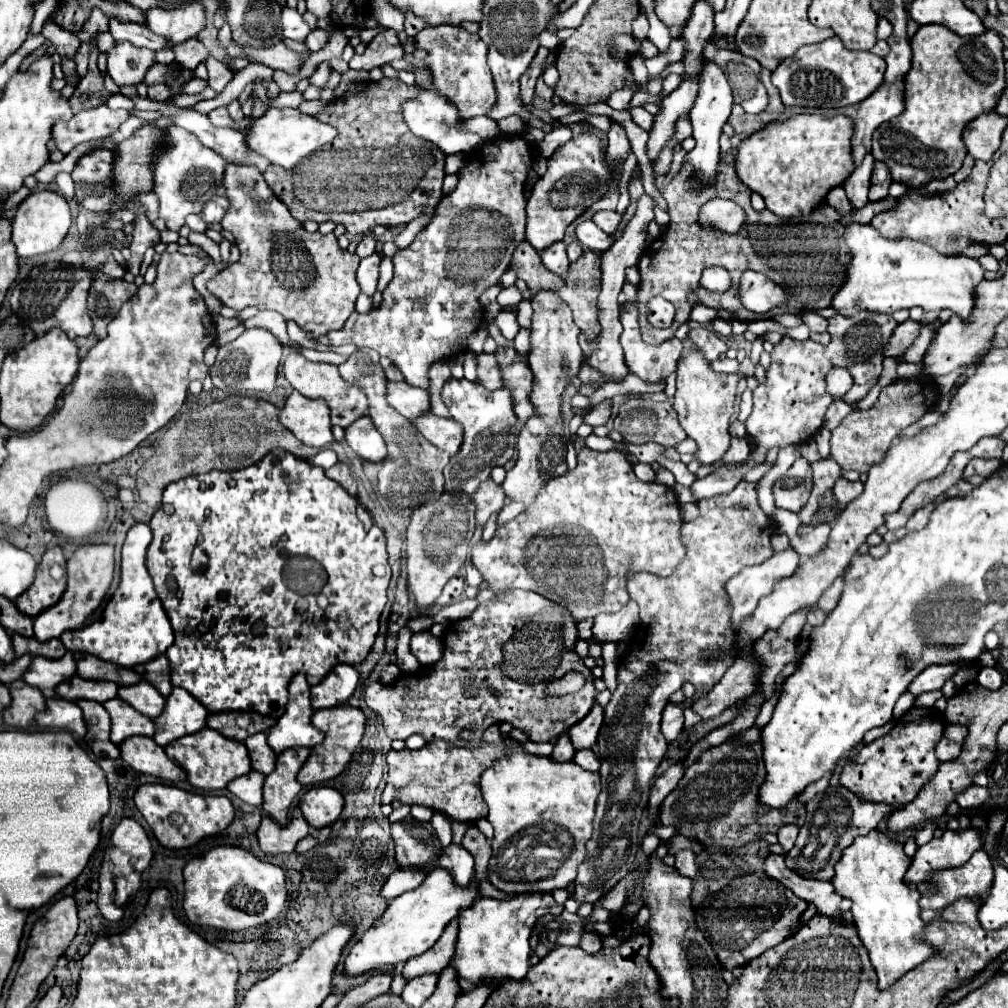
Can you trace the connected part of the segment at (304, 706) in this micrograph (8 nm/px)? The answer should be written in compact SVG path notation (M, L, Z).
M304 672L292 678L288 692L286 714L268 730L268 744L276 754L296 746L312 748L324 740L324 734L312 724L314 710L310 704L310 684Z

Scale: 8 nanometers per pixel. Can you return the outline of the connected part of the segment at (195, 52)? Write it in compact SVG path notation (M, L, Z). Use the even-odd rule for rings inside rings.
M186 40L186 42L182 42L182 44L178 44L176 48L174 48L174 54L176 54L176 60L182 64L182 66L186 66L188 70L194 70L200 62L202 64L206 64L206 60L208 60L208 50L204 48L204 44L200 42L200 40Z

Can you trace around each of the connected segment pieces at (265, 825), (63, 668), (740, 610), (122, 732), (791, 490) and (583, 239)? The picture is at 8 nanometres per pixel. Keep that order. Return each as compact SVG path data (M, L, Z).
M298 808L294 810L294 816L286 826L280 826L270 816L264 816L256 832L262 852L270 856L294 852L298 840L302 840L308 834L310 834L310 826Z
M66 652L66 656L58 660L46 660L42 656L34 656L22 680L38 688L46 698L52 698L56 696L56 686L74 674L76 674L76 662L72 658L72 652Z
M788 548L774 554L762 564L740 570L734 578L730 578L726 590L732 604L732 622L740 624L746 616L750 616L758 600L770 594L774 580L778 580L778 576L790 576L790 572L798 568L798 558L798 552L794 548Z
M118 696L114 700L108 700L104 708L108 710L112 720L110 740L116 746L130 736L154 736L154 720L130 708L130 704L120 700Z
M798 458L792 468L784 474L784 482L774 484L774 498L776 506L790 510L790 512L800 512L812 492L812 470L810 462L804 458Z
M582 222L576 230L576 236L582 246L588 246L590 250L596 252L606 252L614 244L614 238L604 230L600 230L594 222Z

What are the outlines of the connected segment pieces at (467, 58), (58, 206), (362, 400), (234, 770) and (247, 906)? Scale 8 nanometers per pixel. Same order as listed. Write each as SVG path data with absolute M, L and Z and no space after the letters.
M428 26L416 36L416 48L428 52L426 64L432 70L432 88L456 104L462 118L486 114L496 104L496 88L486 64L488 46L478 34L470 34L458 26Z
M40 190L32 192L20 206L14 216L14 232L12 232L12 242L16 244L16 252L22 258L30 258L36 254L46 254L52 252L60 246L64 236L68 234L70 228L70 208L64 196L58 192L50 190Z
M292 352L284 360L284 376L300 394L304 394L308 398L324 398L332 410L332 424L340 424L346 428L356 418L366 414L366 408L368 408L366 394L360 388L356 388L354 384L344 382L338 372L338 366L334 366L334 364L326 364L326 362L314 364L310 360L306 360L300 352Z
M204 728L194 736L174 740L166 746L166 754L170 756L170 760L176 760L186 770L188 782L200 790L222 790L230 780L252 770L248 748L244 746L244 742L224 738L220 732L214 732L212 728Z
M216 846L200 858L192 858L184 866L184 912L192 924L224 928L218 924L218 914L230 912L232 906L244 910L244 924L256 926L274 920L286 902L286 876L280 866L260 862L254 854L240 846Z

